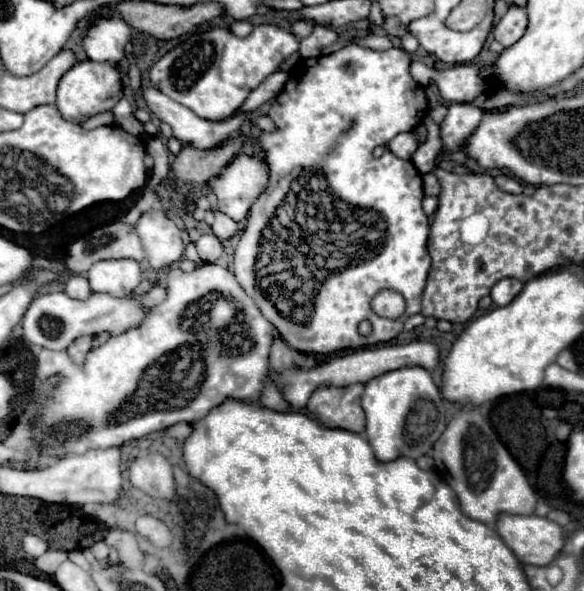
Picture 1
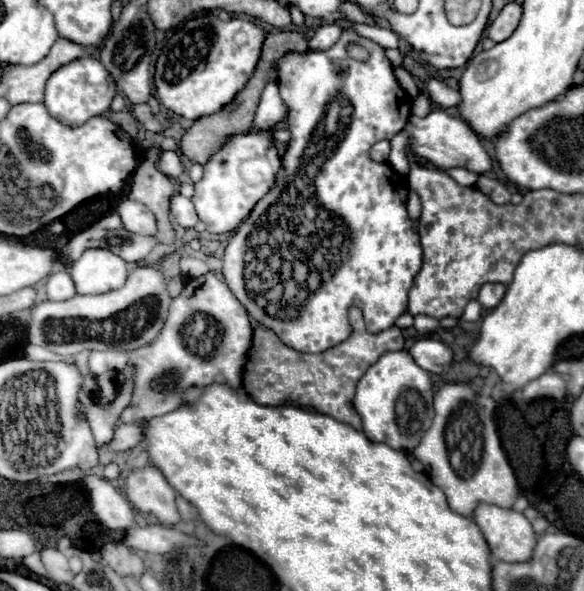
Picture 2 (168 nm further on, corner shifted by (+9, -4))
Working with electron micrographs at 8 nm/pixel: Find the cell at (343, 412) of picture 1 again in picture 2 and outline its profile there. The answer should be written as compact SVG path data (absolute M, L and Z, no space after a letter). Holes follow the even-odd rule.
M356 307L350 309L348 317L350 323L354 323L352 335L340 345L318 355L300 353L284 345L278 339L278 335L272 333L270 329L256 325L252 335L252 345L246 355L246 365L242 371L242 385L250 393L250 397L260 405L296 403L302 407L312 407L324 415L336 417L338 421L352 425L354 429L362 429L362 419L352 405L352 397L356 393L356 381L364 375L368 365L372 365L372 361L380 357L380 353L402 349L404 337L398 327L390 327L380 333L368 333L364 327L362 311Z

